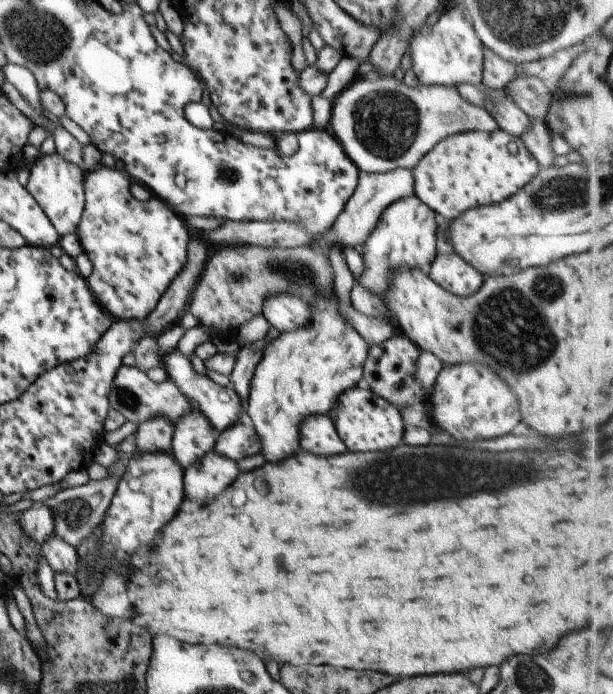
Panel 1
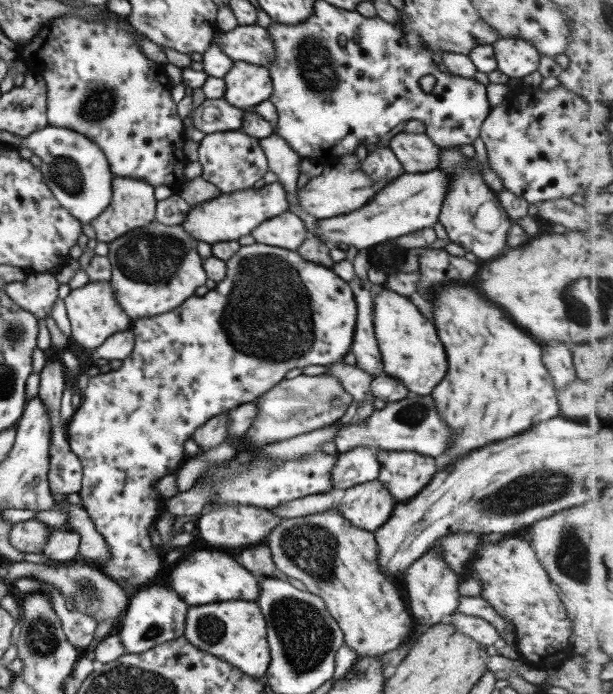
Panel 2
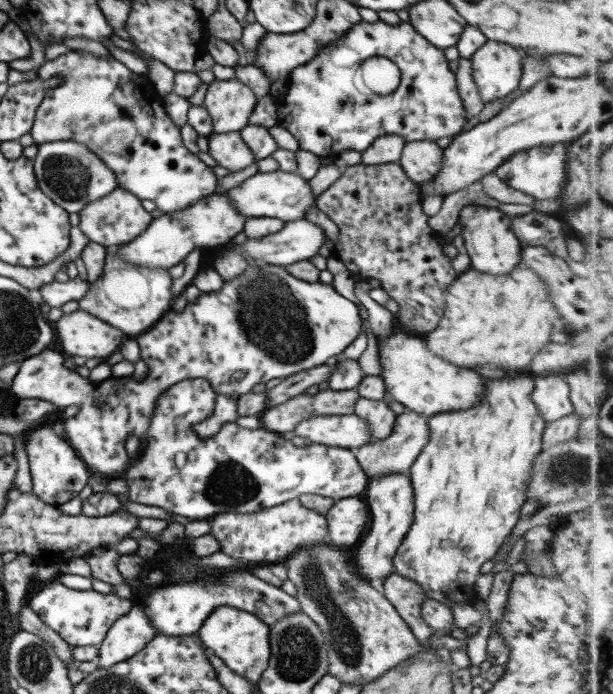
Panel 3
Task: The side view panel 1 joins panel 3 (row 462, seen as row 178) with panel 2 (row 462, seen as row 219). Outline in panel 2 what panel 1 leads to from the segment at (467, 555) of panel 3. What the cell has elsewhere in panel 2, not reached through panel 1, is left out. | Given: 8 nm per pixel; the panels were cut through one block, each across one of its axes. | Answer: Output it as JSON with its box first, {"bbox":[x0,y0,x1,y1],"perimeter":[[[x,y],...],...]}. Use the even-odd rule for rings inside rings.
{"bbox":[430,282,558,466],"perimeter":[[[447,282],[443,288],[437,288],[430,302],[433,316],[431,320],[447,354],[447,372],[430,392],[435,402],[434,408],[439,418],[447,424],[451,436],[447,449],[449,460],[445,466],[451,466],[457,458],[473,448],[481,448],[491,442],[521,434],[537,422],[558,416],[556,391],[549,372],[541,364],[539,346],[517,326],[513,326],[499,308],[483,300],[471,286],[465,286],[461,282]]]}

